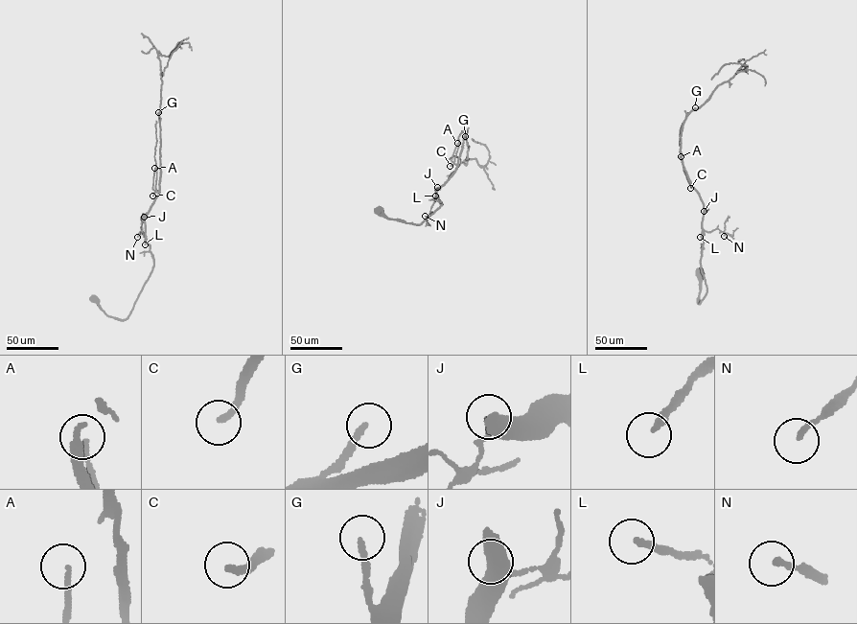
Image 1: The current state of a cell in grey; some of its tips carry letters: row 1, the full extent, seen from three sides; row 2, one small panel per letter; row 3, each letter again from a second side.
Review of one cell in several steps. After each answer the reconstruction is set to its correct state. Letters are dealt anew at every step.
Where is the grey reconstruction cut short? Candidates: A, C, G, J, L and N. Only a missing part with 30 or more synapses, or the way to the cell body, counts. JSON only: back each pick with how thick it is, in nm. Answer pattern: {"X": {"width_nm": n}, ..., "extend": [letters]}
{"extend": []}

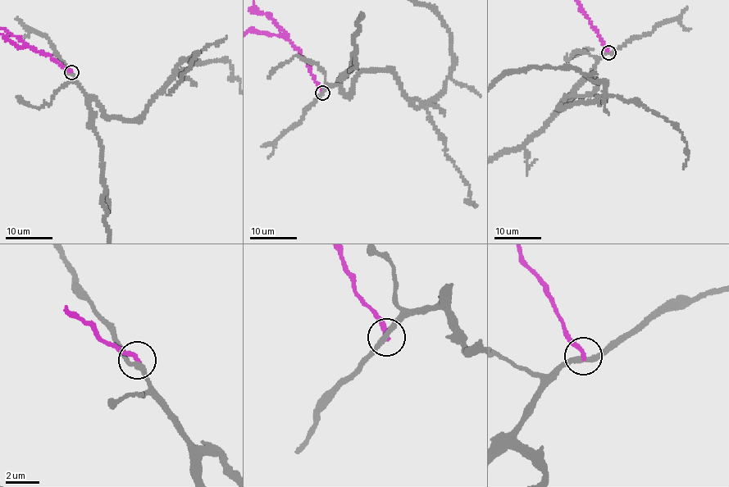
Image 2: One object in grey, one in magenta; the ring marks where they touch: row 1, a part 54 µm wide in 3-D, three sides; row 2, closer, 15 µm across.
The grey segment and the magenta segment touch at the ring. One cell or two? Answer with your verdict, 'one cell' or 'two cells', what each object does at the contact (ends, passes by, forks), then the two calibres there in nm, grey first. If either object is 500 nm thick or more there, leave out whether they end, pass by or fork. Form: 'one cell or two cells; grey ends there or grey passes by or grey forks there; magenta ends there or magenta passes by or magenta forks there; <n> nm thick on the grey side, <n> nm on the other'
two cells; grey passes by; magenta ends there; 300 nm thick on the grey side, 280 nm on the other

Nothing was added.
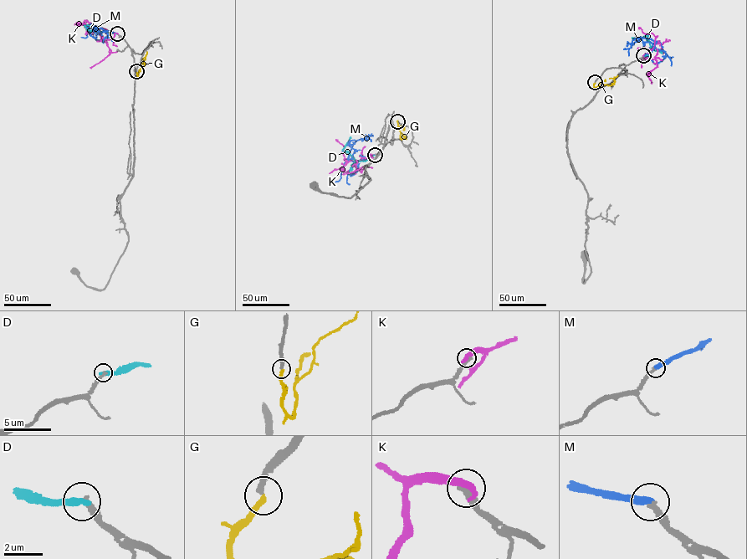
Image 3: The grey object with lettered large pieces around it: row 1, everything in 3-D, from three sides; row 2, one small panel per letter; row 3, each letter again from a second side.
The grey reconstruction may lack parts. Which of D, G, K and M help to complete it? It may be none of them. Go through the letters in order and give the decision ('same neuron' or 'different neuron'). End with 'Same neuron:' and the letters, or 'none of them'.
D: different neuron
G: different neuron
K: different neuron
M: same neuron
Same neuron: M

